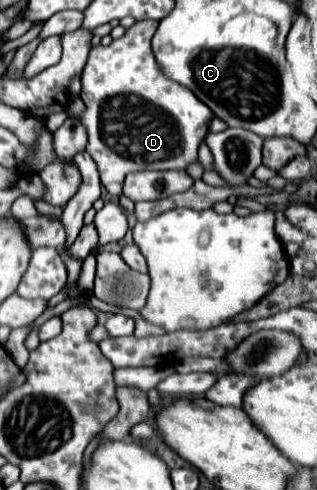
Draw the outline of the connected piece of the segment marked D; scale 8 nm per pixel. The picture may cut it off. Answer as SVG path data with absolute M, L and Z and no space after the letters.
M143 20L143 22L135 22L119 40L113 40L109 46L95 46L91 48L89 52L89 60L87 60L87 66L83 70L83 76L81 76L81 100L85 104L85 110L83 114L79 116L79 122L85 126L87 130L87 152L91 154L91 158L95 160L97 168L99 168L99 174L101 174L101 184L105 186L105 190L113 196L119 196L121 190L123 190L123 180L129 172L137 172L137 170L185 170L187 164L191 164L193 160L197 160L197 148L199 144L203 142L205 134L207 134L207 124L209 120L213 118L211 116L211 110L199 102L199 98L193 96L193 92L189 88L183 88L181 84L175 84L173 80L167 80L161 72L159 72L159 66L155 64L155 56L153 56L153 50L151 50L151 38L157 30L157 20Z

